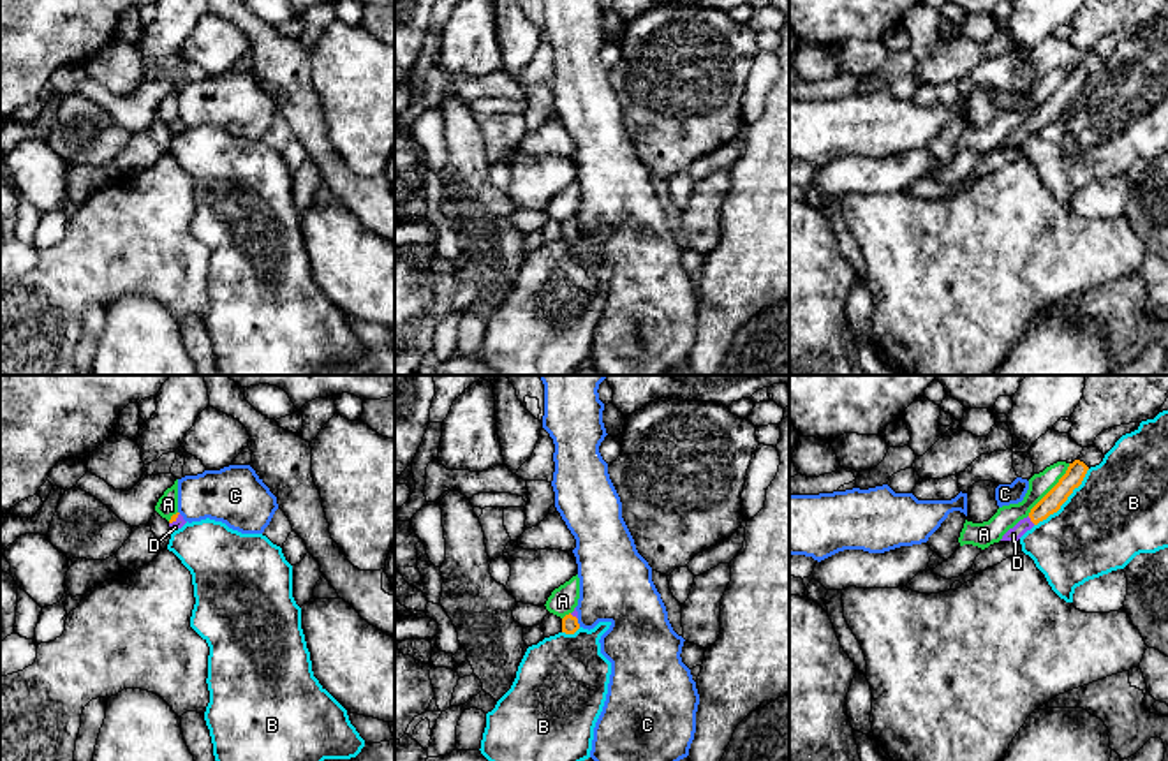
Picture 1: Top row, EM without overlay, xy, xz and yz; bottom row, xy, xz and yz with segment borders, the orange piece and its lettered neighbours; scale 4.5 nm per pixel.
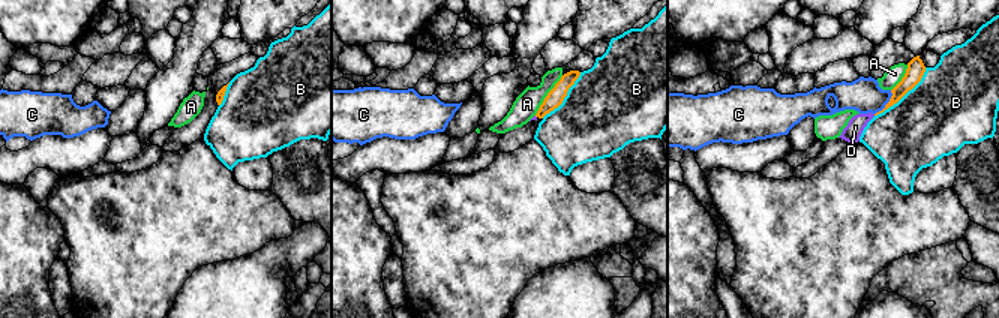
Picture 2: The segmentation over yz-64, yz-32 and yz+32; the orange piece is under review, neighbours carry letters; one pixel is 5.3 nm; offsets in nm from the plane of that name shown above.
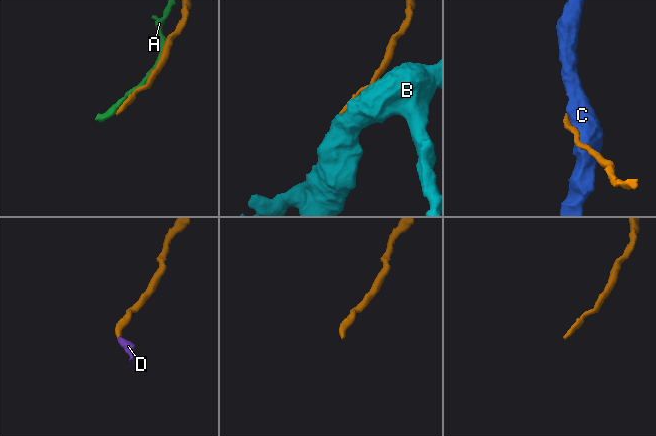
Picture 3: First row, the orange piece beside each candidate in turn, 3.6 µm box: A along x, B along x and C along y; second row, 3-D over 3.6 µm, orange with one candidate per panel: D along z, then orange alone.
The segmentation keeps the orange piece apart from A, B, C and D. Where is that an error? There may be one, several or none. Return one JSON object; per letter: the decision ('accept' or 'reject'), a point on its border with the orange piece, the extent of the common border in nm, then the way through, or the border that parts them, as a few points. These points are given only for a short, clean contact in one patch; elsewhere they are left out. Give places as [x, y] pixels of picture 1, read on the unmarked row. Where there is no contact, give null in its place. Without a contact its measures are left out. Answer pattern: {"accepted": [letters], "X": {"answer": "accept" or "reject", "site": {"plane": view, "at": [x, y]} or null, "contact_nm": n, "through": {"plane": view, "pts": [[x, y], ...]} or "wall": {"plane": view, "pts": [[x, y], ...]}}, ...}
{"accepted": ["D"], "A": {"answer": "reject", "site": {"plane": "yz", "at": [1050, 96]}, "contact_nm": 300}, "B": {"answer": "reject", "site": {"plane": "yz", "at": [1066, 104]}, "contact_nm": 360}, "C": {"answer": "reject", "site": {"plane": "xz", "at": [576, 228]}, "contact_nm": 40}, "D": {"answer": "accept", "site": {"plane": "yz", "at": [1031, 125]}, "contact_nm": 50, "through": {"plane": "yz", "pts": [[1057, 101], [1031, 125], [1013, 140]]}}}

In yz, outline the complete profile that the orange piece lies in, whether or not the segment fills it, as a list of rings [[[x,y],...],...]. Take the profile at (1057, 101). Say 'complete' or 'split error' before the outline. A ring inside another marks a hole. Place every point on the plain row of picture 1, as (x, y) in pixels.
split error; [[[1080,65],[1069,69],[1059,88],[1031,115],[1029,122],[1009,134],[1001,146],[1018,146],[1034,130],[1057,118],[1073,95],[1082,90],[1087,76],[1089,72]]]

